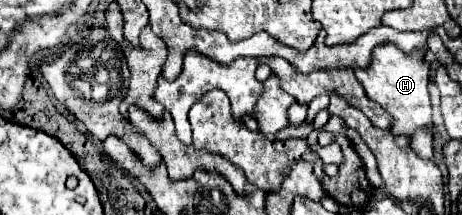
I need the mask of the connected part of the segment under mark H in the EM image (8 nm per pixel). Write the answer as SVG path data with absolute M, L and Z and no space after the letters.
M380 45L372 53L372 63L368 69L356 69L356 79L364 85L366 95L382 105L392 117L392 135L412 137L420 129L434 129L432 125L432 101L428 93L430 81L430 65L424 61L422 51L414 51L412 55L404 55L396 45Z

